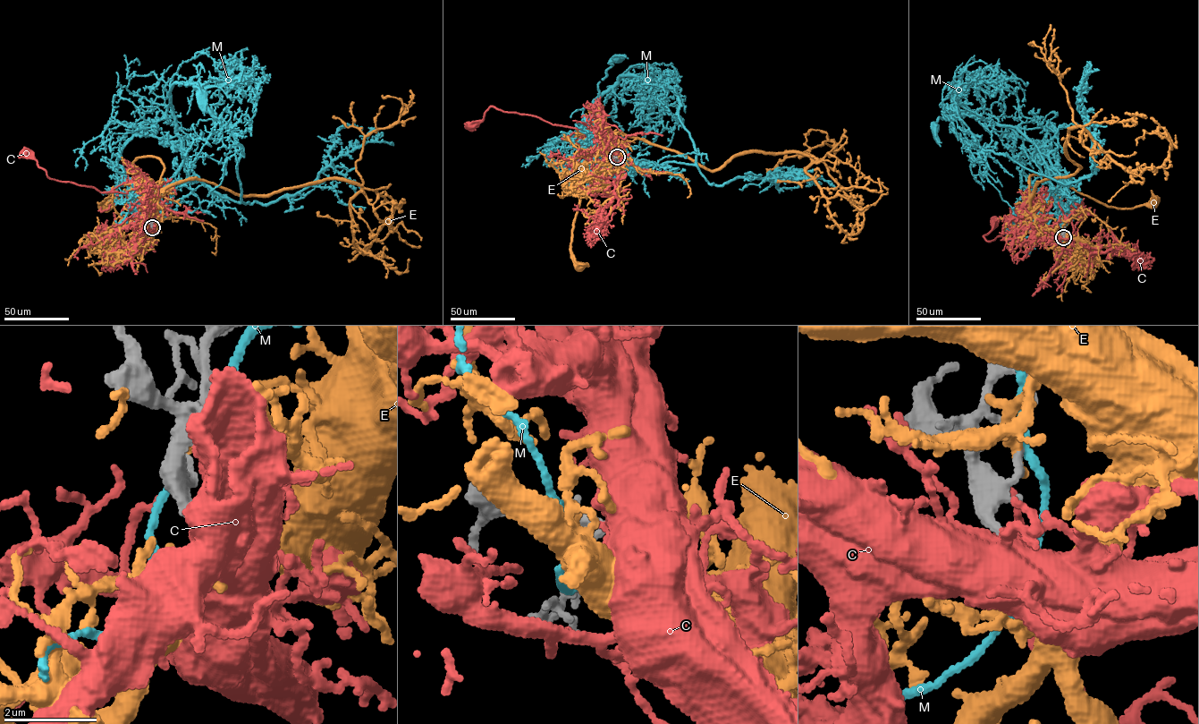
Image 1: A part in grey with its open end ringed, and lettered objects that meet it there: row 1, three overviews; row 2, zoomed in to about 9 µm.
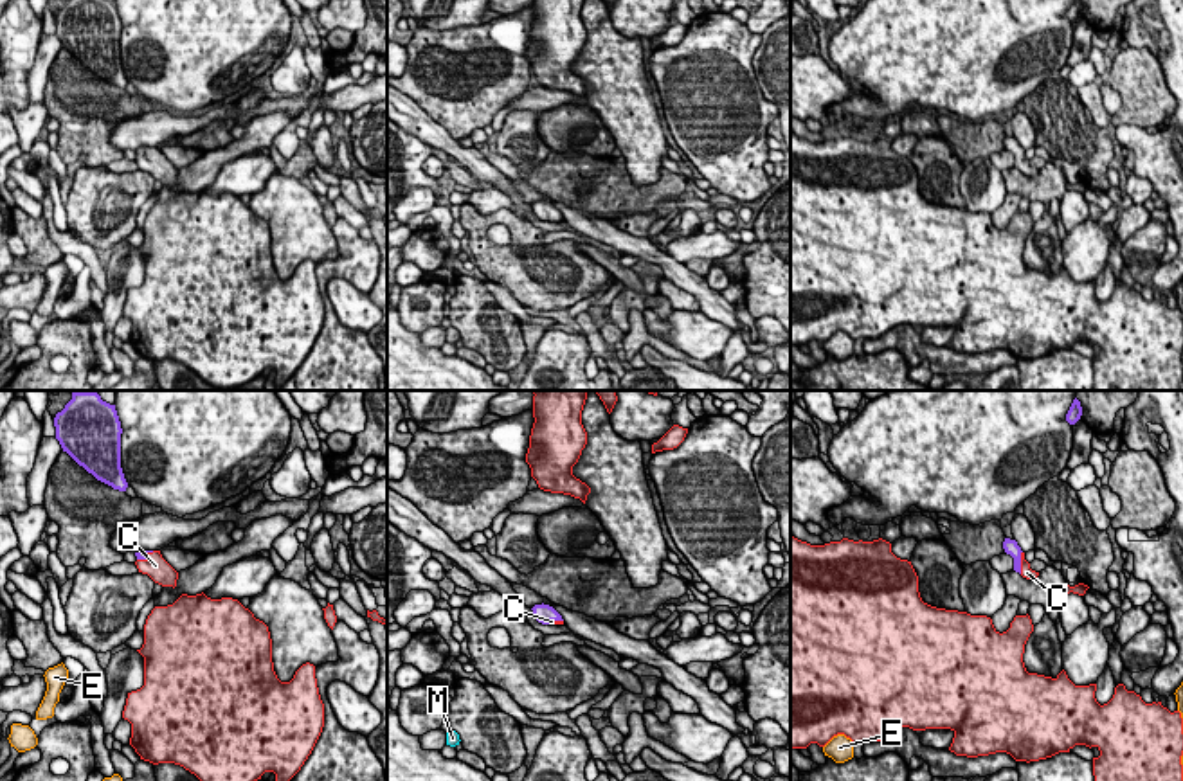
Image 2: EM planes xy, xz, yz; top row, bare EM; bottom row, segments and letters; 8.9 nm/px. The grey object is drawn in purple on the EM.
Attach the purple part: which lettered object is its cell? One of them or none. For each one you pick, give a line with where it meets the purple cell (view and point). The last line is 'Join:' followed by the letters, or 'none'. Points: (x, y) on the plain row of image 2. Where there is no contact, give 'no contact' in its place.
C: meets purple in yz at (1020, 159)
Join: C

